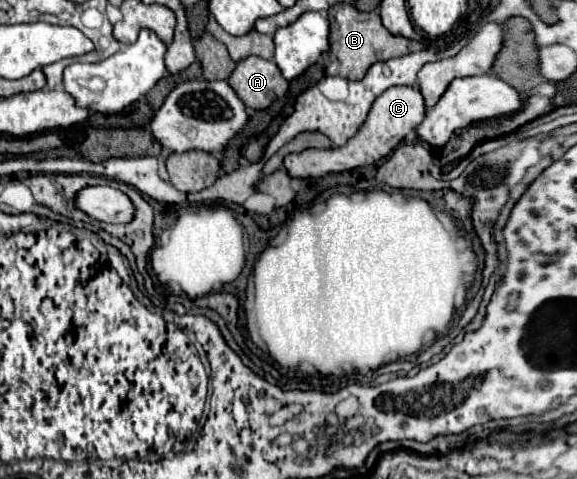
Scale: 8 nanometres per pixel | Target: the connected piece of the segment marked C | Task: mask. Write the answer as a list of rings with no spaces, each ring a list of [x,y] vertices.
[[[391,86],[383,94],[377,96],[363,126],[345,146],[327,148],[327,150],[309,148],[299,154],[289,154],[283,160],[283,168],[287,170],[291,178],[321,178],[329,172],[345,172],[345,170],[353,170],[359,166],[375,164],[381,158],[385,158],[389,152],[393,152],[397,144],[405,138],[405,134],[423,122],[423,116],[425,116],[425,102],[417,88]]]

